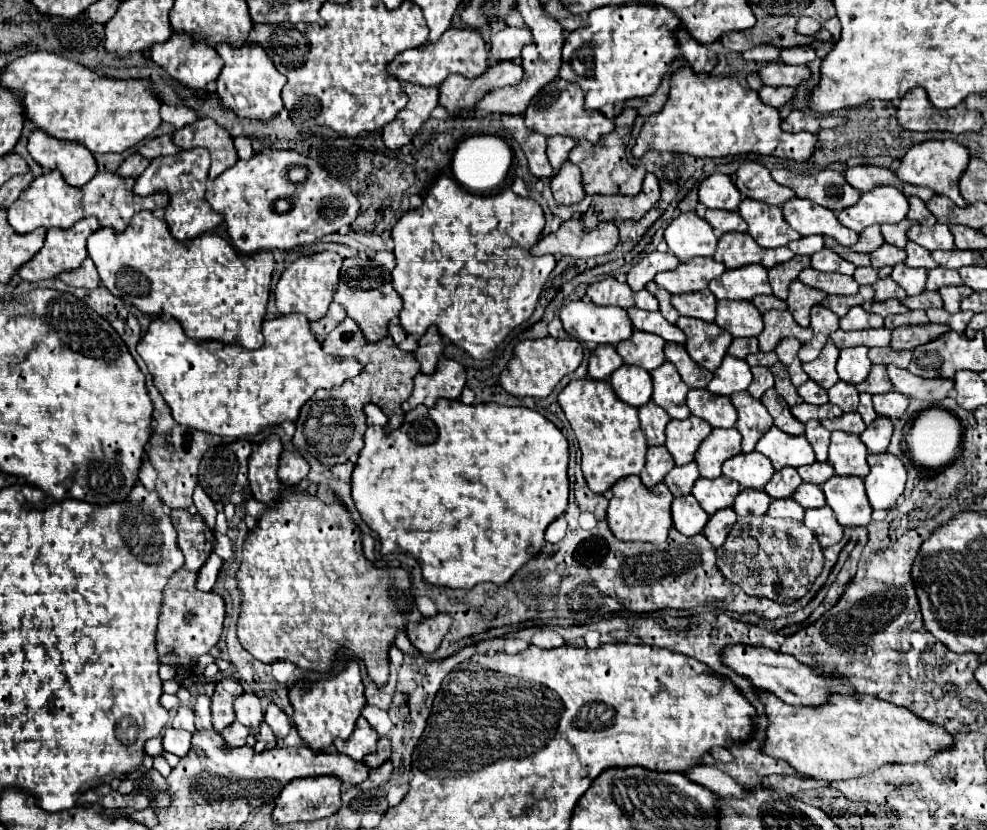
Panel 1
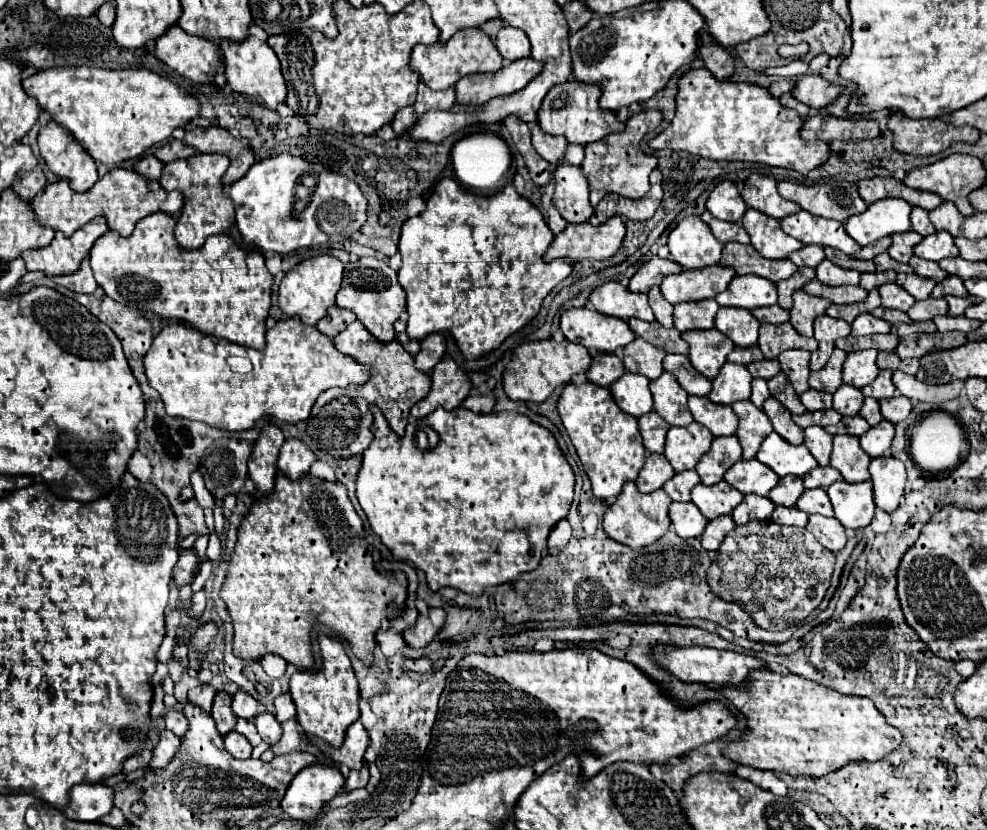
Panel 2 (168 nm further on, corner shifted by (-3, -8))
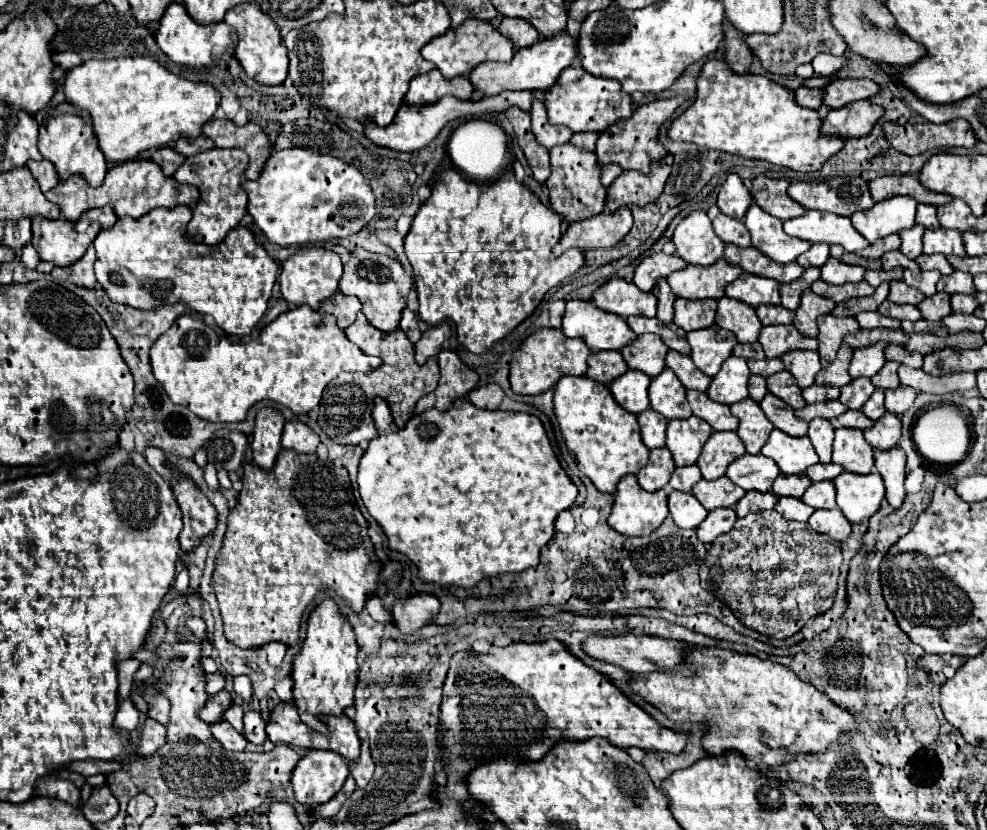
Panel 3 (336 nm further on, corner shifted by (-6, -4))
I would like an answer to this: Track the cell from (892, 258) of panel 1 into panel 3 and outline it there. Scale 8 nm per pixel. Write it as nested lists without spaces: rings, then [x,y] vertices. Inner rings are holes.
[[[899,249],[897,251],[889,251],[881,257],[881,263],[883,263],[883,269],[889,271],[893,267],[903,267],[903,269],[917,269],[917,263],[907,259]]]

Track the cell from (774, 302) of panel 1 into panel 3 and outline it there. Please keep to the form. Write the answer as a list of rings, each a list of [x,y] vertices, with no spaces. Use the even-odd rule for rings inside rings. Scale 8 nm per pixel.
[[[759,305],[757,315],[763,325],[777,325],[777,323],[793,323],[793,311],[781,305]]]

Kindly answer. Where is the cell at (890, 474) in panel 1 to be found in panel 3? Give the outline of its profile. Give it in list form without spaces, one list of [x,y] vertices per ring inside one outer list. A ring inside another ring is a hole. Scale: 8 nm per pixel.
[[[893,447],[887,451],[875,449],[875,467],[885,481],[885,499],[893,509],[899,509],[905,499],[905,451],[901,447]]]

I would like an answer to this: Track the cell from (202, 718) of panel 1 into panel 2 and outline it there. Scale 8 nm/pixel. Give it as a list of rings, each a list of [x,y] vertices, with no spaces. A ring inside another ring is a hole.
[[[198,685],[188,691],[188,701],[192,705],[196,705],[198,709],[202,709],[204,713],[210,713],[214,695],[216,695],[216,689],[212,685]]]

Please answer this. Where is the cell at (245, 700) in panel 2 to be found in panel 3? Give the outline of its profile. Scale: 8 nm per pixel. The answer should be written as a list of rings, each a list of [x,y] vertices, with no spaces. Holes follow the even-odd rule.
[[[239,675],[239,677],[235,677],[235,693],[237,693],[241,699],[245,699],[245,701],[249,701],[249,699],[253,697],[251,679],[249,679],[247,675]]]

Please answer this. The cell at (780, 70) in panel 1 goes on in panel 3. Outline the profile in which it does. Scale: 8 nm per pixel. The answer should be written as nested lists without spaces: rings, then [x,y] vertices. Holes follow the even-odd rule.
[[[837,79],[825,87],[825,105],[831,109],[845,107],[855,101],[865,101],[877,95],[881,89],[871,79]]]

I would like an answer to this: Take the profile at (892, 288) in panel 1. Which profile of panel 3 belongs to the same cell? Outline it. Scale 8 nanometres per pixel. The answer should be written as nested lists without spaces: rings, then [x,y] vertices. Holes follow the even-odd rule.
[[[891,281],[891,291],[889,291],[887,299],[897,304],[919,305],[925,299],[925,295],[913,287],[905,285],[903,281]]]

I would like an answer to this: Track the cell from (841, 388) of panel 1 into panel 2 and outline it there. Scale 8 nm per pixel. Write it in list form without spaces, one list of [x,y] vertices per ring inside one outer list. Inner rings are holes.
[[[842,385],[836,393],[834,393],[834,409],[840,411],[840,415],[858,415],[858,411],[862,409],[864,403],[864,395],[860,393],[860,389],[852,387],[852,385]]]

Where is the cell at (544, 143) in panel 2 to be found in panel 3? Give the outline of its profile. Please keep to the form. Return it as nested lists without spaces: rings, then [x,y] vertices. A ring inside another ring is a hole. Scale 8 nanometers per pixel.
[[[533,97],[533,107],[531,107],[531,129],[533,129],[537,143],[541,143],[547,149],[551,149],[555,145],[569,143],[569,139],[573,135],[567,127],[559,127],[559,125],[549,123],[547,109],[545,109],[543,101],[539,101],[537,97]]]

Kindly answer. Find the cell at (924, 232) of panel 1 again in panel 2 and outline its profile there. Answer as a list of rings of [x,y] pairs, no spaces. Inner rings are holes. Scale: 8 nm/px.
[[[940,231],[940,233],[924,237],[914,247],[914,253],[918,257],[924,257],[924,259],[930,259],[930,261],[940,261],[944,257],[956,257],[958,247],[954,245],[954,237],[948,235],[948,231]]]

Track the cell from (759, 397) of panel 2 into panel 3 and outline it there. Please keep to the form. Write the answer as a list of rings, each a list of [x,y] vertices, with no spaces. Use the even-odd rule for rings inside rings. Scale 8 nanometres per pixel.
[[[751,375],[751,377],[749,377],[749,397],[759,403],[765,395],[767,395],[765,377],[761,377],[761,375]]]

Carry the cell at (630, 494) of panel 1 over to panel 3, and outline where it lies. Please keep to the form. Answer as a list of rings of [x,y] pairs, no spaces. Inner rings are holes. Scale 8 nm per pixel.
[[[625,475],[617,483],[617,495],[609,515],[609,525],[629,537],[641,537],[655,531],[667,517],[667,493],[647,493],[639,487],[635,475]]]

